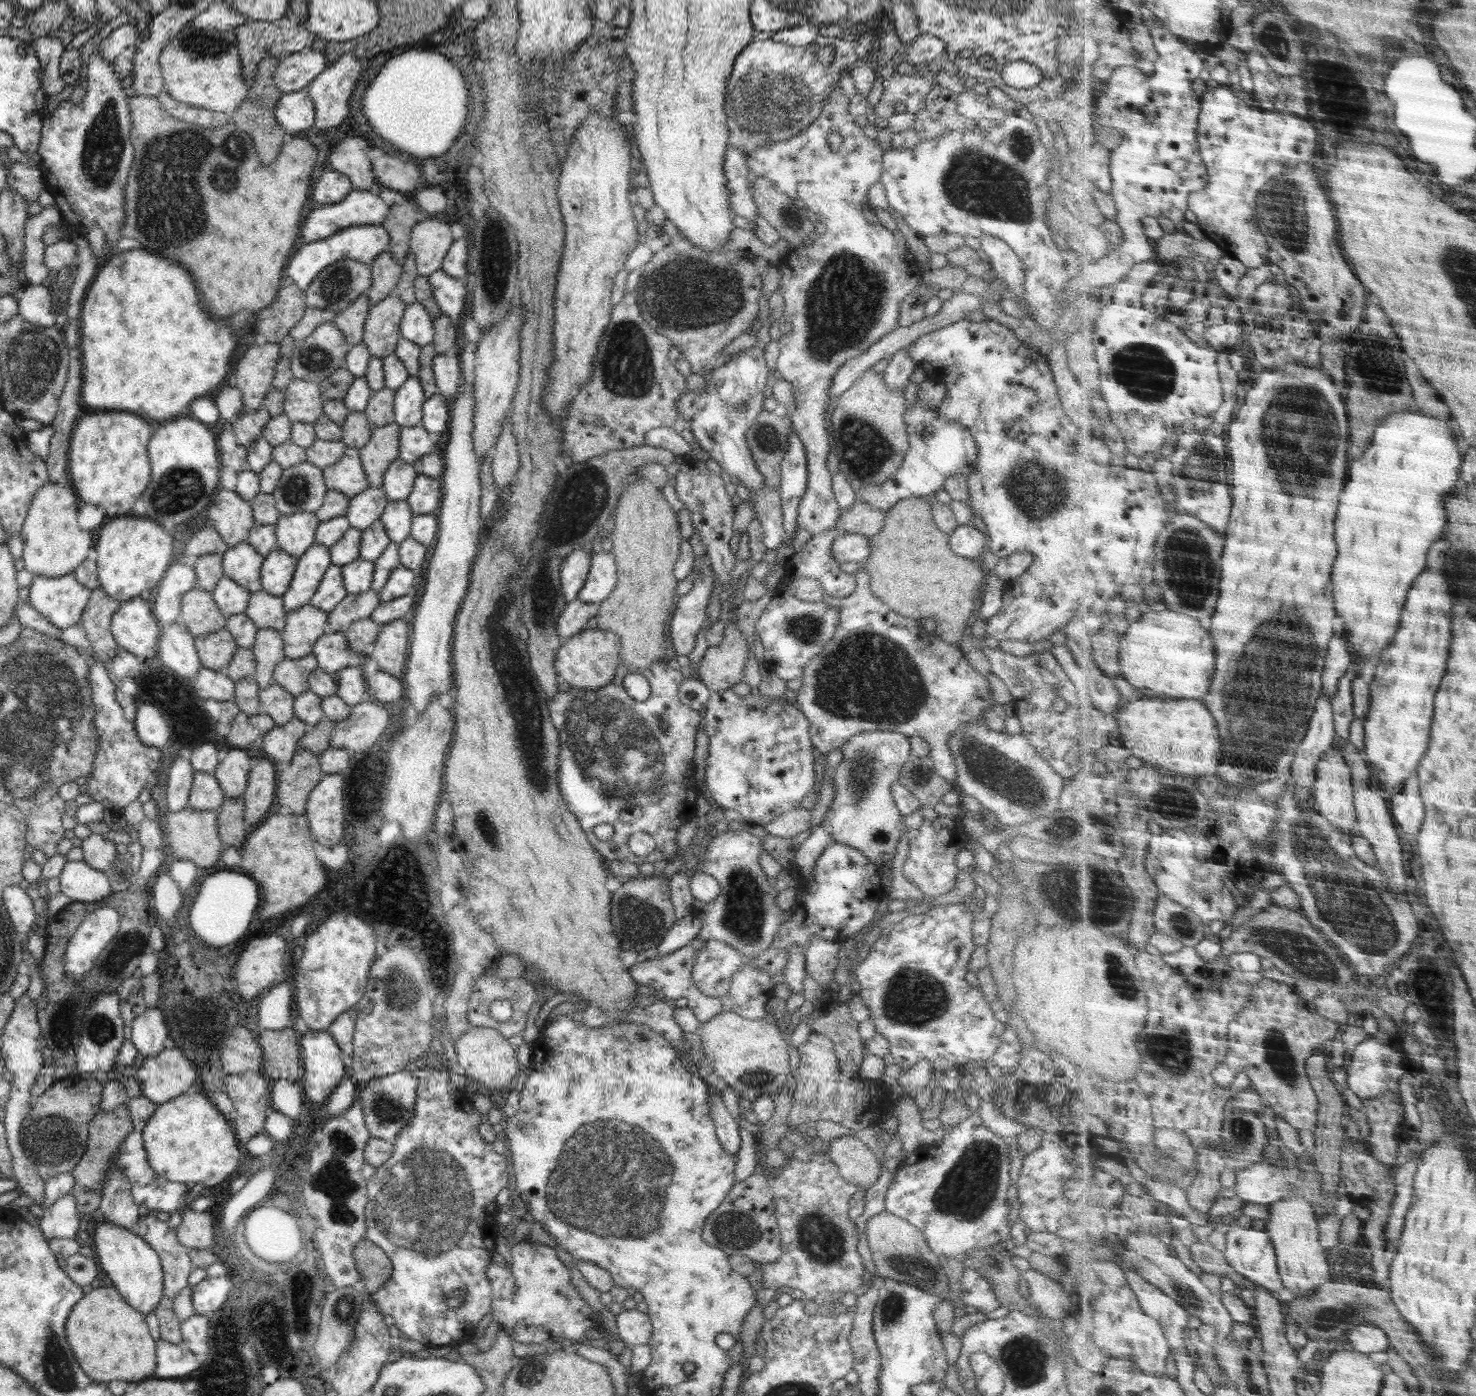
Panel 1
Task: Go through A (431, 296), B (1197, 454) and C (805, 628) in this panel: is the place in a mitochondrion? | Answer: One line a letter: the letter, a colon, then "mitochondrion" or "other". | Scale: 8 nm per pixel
A: other
B: mitochondrion
C: mitochondrion

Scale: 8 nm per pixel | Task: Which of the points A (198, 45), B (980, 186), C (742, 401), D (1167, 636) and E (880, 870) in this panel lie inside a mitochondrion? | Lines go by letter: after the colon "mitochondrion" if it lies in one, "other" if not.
A: mitochondrion
B: mitochondrion
C: mitochondrion
D: other
E: other

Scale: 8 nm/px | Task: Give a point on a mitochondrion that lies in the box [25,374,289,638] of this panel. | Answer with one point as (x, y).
(179, 492)

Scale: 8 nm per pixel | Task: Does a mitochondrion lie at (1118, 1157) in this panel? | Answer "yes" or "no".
no

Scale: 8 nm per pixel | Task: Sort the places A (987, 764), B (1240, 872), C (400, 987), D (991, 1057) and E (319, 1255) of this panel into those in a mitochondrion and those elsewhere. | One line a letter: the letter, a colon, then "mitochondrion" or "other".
A: mitochondrion
B: other
C: mitochondrion
D: other
E: other

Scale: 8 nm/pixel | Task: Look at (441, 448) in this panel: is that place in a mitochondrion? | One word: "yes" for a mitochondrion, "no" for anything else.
no

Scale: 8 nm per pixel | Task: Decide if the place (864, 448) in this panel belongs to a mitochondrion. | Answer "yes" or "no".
yes

